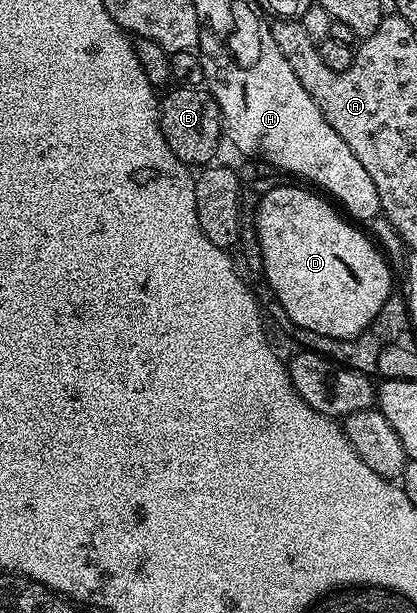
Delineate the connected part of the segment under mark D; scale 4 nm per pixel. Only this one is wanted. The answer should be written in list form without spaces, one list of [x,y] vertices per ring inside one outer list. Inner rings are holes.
[[[281,183],[271,186],[267,190],[268,193],[260,201],[260,206],[256,209],[256,233],[254,240],[262,247],[262,272],[268,280],[268,285],[272,288],[272,293],[276,296],[276,301],[280,304],[280,309],[297,325],[297,330],[305,333],[317,333],[318,335],[326,335],[330,339],[342,339],[343,341],[352,341],[360,333],[366,332],[374,323],[374,319],[382,311],[382,307],[388,298],[393,296],[392,289],[392,273],[388,270],[385,254],[378,248],[377,242],[363,228],[357,227],[327,196],[321,195],[319,192],[313,191],[311,188],[305,187],[300,183],[292,183],[296,185],[287,185]]]

